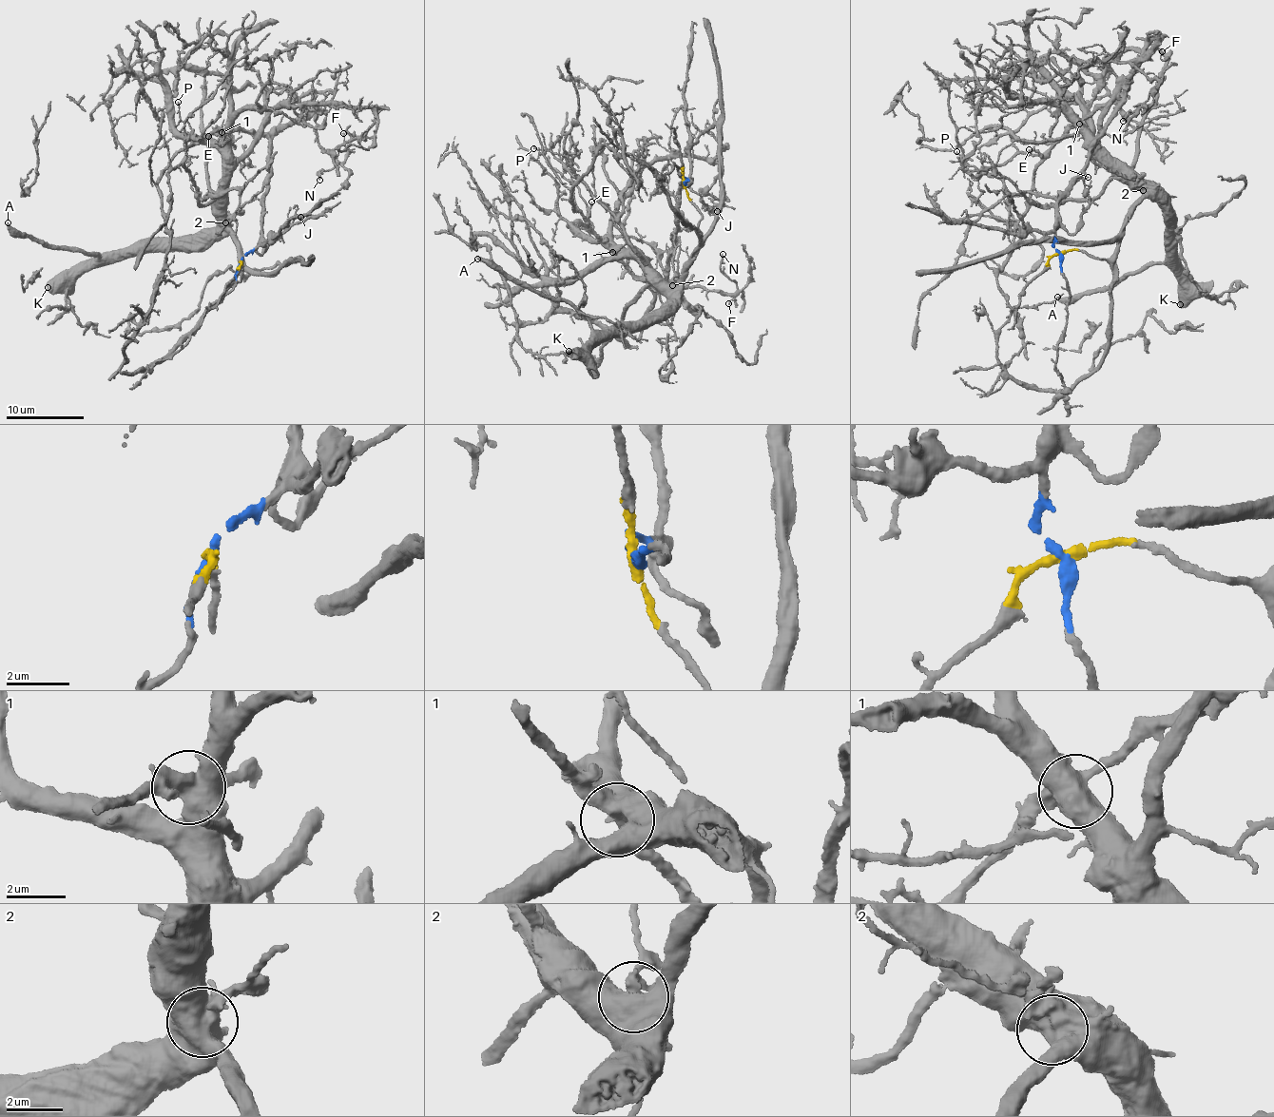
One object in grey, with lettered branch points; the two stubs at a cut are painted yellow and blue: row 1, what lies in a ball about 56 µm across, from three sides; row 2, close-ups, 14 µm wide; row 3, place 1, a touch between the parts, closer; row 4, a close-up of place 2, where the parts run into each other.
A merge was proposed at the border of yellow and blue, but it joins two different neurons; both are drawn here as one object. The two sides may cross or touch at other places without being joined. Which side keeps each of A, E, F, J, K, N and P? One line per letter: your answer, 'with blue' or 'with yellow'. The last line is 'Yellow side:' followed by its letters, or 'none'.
A: with yellow
E: with blue
F: with blue
J: with blue
K: with yellow
N: with blue
P: with yellow
Yellow side: A, K, P

